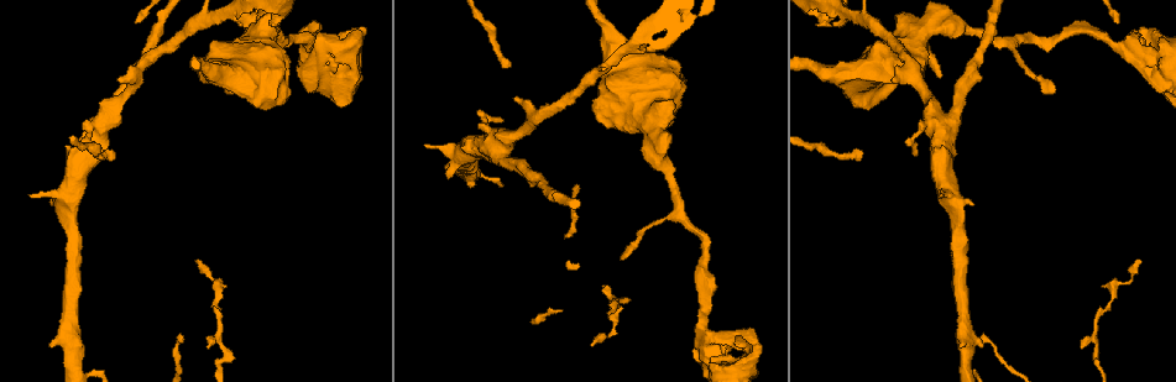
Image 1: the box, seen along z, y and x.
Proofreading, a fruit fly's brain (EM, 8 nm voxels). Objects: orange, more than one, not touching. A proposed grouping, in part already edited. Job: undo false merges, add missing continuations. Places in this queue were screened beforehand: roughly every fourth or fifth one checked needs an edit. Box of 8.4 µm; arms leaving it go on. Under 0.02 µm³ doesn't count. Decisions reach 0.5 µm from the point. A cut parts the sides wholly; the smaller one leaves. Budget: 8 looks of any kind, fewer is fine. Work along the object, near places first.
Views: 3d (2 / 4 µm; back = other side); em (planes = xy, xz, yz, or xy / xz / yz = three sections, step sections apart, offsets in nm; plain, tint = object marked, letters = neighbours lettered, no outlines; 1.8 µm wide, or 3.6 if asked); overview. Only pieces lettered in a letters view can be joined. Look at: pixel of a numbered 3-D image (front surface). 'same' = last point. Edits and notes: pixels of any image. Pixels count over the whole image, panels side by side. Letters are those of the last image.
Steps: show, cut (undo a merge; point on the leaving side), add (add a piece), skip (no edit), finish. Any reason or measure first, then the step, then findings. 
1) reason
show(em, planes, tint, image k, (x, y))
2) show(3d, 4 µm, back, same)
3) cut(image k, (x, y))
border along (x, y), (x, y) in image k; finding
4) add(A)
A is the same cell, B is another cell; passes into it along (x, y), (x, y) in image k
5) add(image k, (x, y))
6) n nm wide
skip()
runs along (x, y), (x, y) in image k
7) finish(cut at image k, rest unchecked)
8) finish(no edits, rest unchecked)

touches itself
show(3d, 4 µm, image 1, (751, 361))

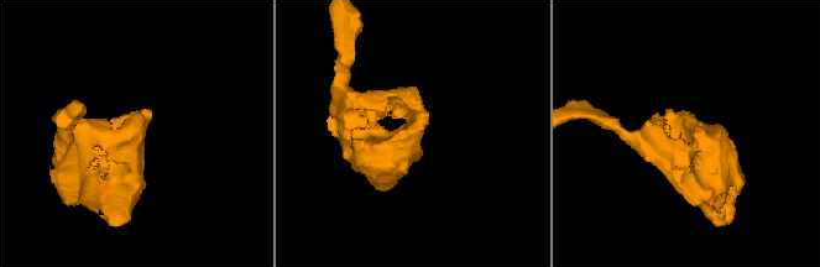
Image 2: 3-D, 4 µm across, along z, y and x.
show(em, 3.6 µm, planes, letters, image 2, (412, 138))

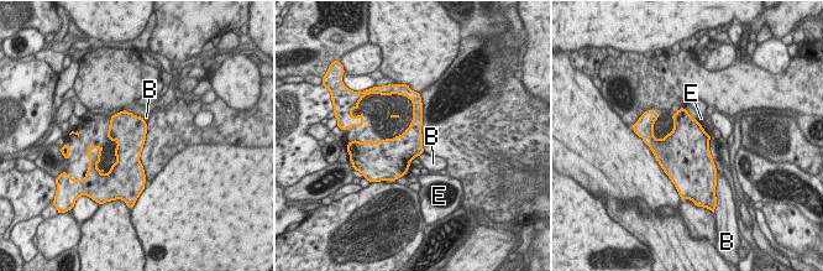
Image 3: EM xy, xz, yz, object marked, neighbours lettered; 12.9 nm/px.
360 nm wide
skip()
B and E are other cells; border along (696, 120), (709, 135) in image 3; continuous, no second neuron

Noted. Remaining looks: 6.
stops while still wide
show(em, xz, step 4, letters, image 1, (939, 196))

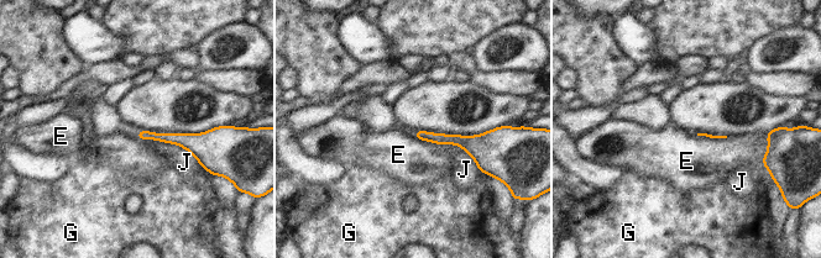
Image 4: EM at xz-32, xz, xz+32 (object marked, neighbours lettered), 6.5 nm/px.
show(em, planes, letters, same)

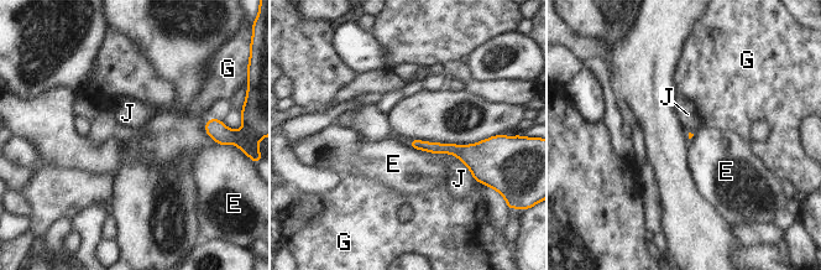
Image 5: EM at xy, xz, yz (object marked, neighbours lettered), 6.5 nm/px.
E touches over 360 nm
skip()
E, G and J are other cells; border along (407, 143), (460, 160) in image 5; no lettered piece goes on from it

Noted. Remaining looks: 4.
sharp bend
show(em, planes, tint, image 1, (74, 367))

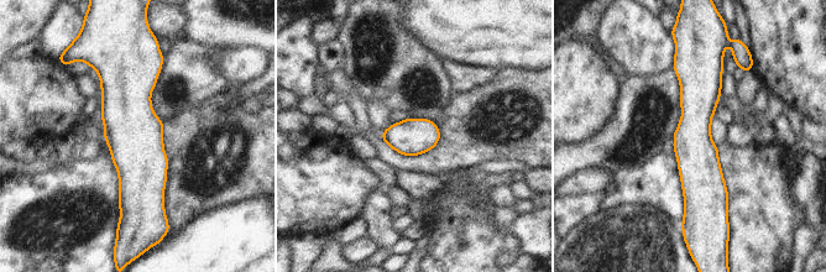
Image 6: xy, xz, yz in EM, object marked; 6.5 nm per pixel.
show(em, planes, letters, same)

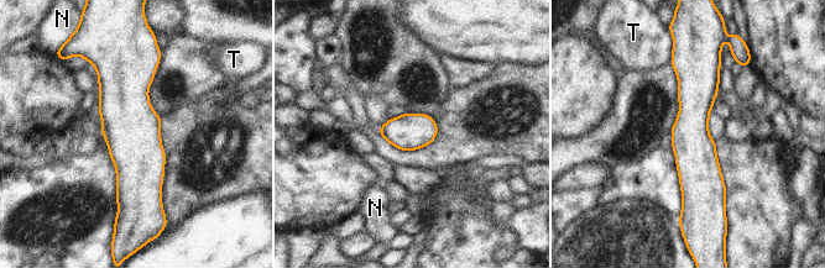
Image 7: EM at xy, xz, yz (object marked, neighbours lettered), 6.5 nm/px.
240 nm wide
skip()
N and T are other cells; border along (673, 47), (671, 63) in image 7; one neuron here

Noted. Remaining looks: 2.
finish(no edits, rest unchecked)

